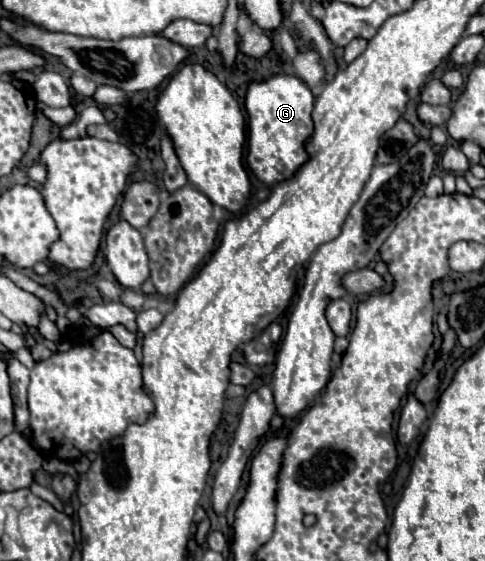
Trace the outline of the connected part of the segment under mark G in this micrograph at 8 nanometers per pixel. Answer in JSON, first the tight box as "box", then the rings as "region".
{"box":[245,74,313,186],"region":[[[275,74],[263,82],[251,82],[245,96],[245,110],[249,116],[247,164],[251,172],[269,186],[275,184],[279,176],[291,176],[291,172],[307,160],[303,144],[313,128],[313,96],[309,88],[297,76],[287,74]]]}

